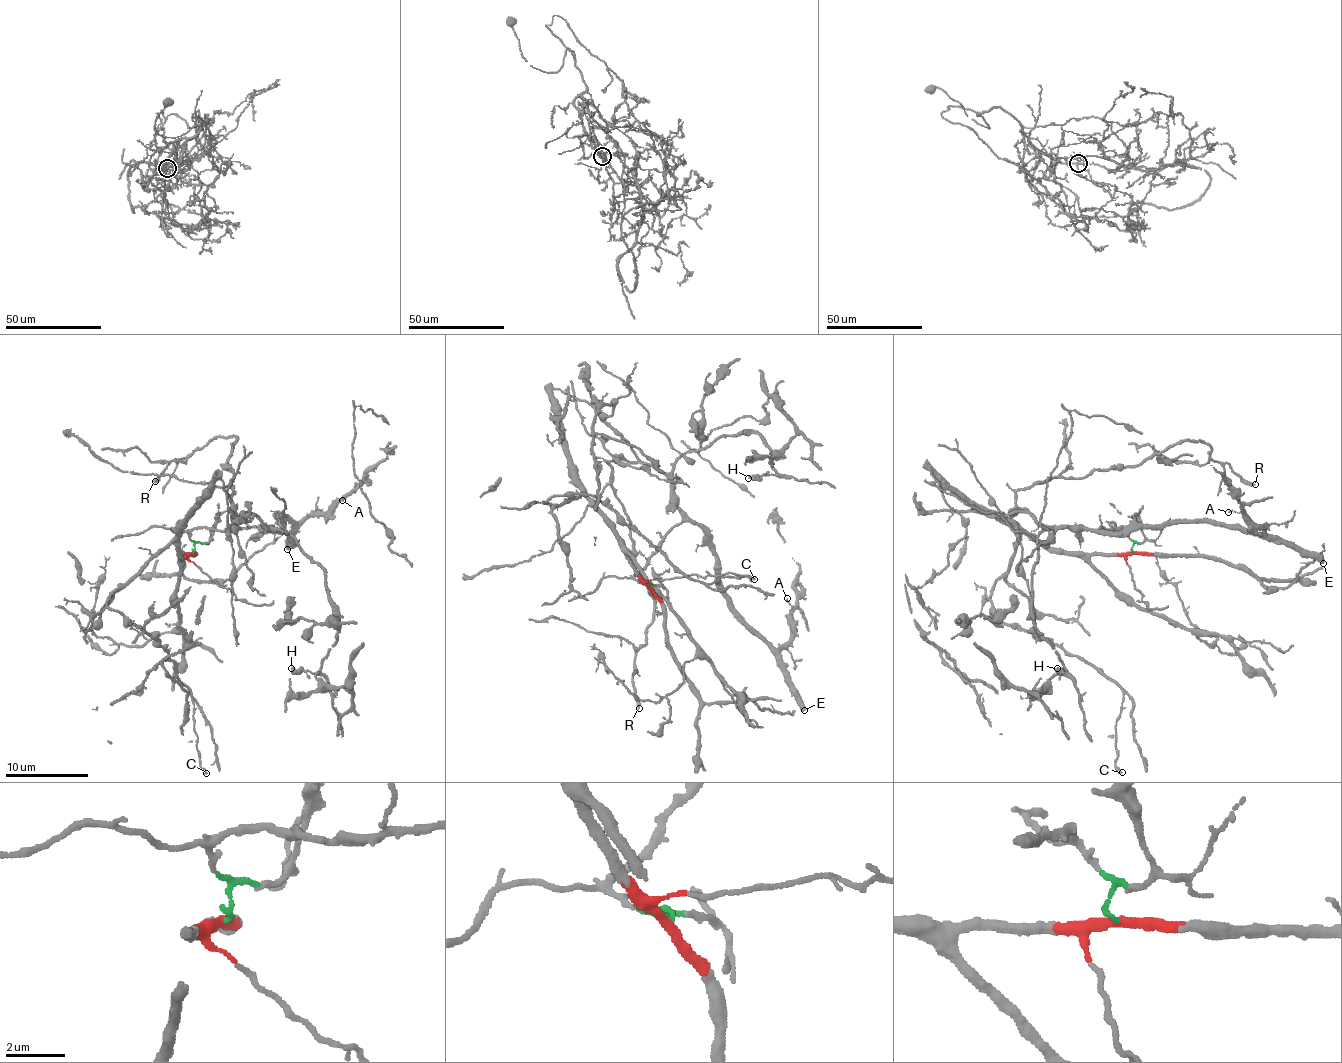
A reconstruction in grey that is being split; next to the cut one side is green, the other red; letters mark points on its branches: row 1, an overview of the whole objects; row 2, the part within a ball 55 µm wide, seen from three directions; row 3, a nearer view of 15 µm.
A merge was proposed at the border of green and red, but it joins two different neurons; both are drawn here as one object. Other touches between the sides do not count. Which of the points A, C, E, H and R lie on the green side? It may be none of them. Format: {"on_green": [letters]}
{"on_green": ["A", "E", "H", "R"]}

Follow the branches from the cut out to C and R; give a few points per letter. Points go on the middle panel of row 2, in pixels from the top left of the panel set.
C: (650, 587), (611, 519), (584, 496), (544, 502), (596, 496), (688, 576), (704, 583), (755, 580)
R: (650, 587), (635, 578), (681, 520), (674, 487), (638, 462), (607, 461), (653, 601), (635, 655), (639, 708)

